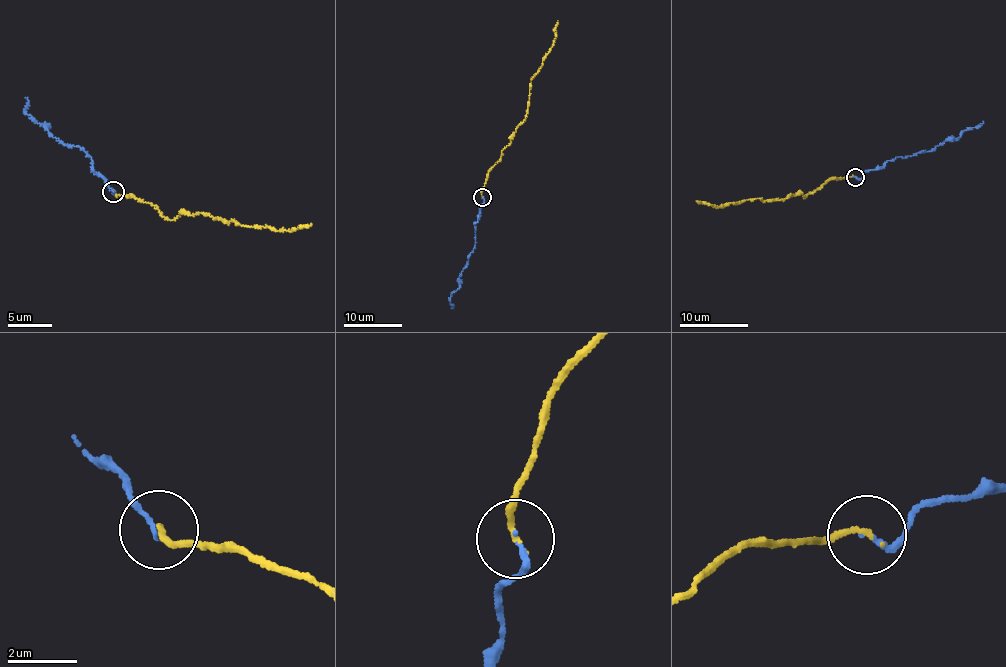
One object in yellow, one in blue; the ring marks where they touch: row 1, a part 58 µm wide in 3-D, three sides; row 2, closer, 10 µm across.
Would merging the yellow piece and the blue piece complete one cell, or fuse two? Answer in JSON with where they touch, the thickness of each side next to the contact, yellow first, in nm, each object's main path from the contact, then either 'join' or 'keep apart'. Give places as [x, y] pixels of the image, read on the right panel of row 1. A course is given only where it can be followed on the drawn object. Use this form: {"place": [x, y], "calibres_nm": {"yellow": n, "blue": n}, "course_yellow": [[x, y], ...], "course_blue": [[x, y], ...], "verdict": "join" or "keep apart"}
{"place": [855, 177], "calibres_nm": {"yellow": 140, "blue": 130}, "course_yellow": [[854, 176], [828, 180], [805, 198], [802, 194], [797, 194], [776, 201], [745, 200], [717, 207], [696, 201]], "course_blue": [[854, 176], [861, 178], [865, 172], [881, 169], [897, 157], [934, 150], [939, 143], [958, 138], [983, 121]], "verdict": "keep apart"}

